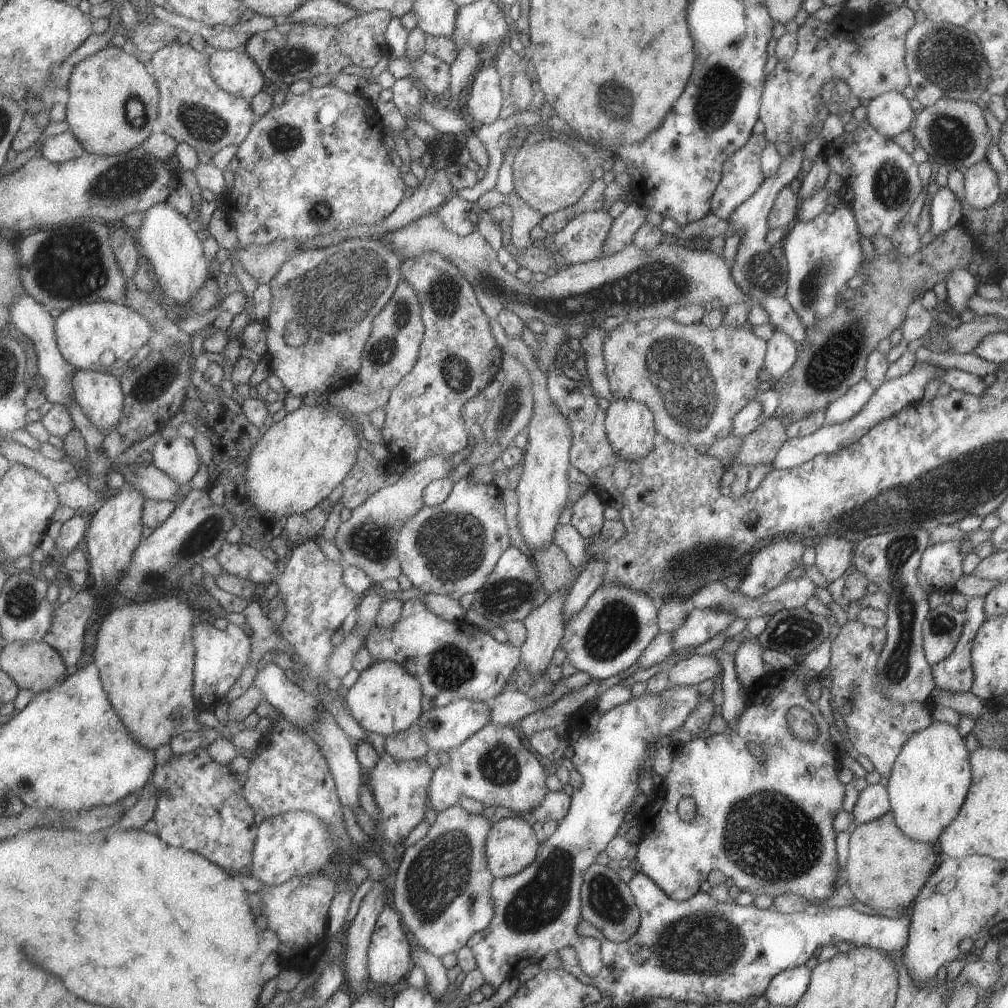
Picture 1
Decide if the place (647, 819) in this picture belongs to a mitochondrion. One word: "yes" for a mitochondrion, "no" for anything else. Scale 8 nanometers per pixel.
no

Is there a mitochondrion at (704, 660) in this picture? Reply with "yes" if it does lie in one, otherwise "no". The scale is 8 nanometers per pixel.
no

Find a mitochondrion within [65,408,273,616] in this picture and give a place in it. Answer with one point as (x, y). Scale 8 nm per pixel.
(205, 535)

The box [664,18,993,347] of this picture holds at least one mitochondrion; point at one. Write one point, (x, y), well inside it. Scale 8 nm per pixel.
(943, 57)

